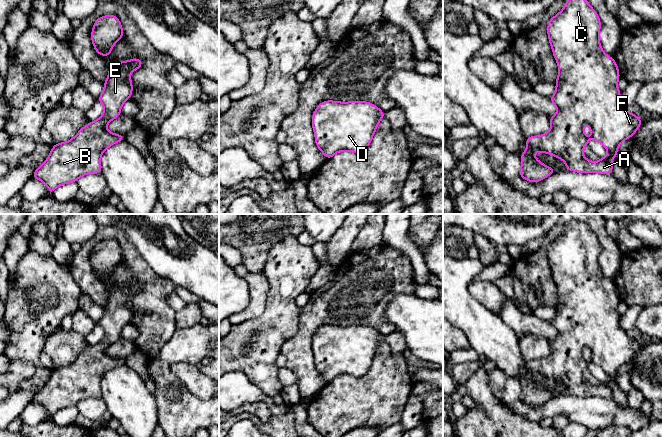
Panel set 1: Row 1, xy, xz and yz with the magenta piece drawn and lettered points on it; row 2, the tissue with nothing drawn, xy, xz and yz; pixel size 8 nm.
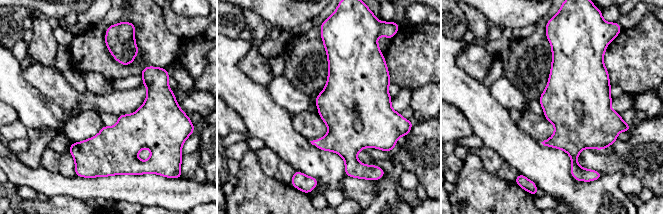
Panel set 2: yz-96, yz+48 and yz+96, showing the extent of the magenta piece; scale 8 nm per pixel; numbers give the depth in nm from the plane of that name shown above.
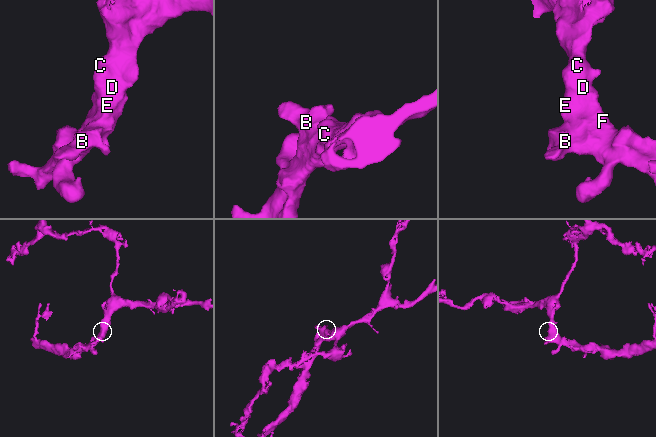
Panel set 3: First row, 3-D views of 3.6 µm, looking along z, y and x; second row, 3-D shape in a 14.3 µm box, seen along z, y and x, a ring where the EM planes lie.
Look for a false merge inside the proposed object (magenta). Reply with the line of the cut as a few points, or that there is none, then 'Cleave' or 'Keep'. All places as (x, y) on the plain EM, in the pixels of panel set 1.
No split. Keep

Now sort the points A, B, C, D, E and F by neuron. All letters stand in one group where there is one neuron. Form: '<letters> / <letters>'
A B C D E F

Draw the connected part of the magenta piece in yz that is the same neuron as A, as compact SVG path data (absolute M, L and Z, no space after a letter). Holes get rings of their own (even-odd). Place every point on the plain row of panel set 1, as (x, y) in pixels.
M571 220L564 228L563 234L552 241L548 246L547 257L553 275L553 280L558 288L559 296L555 306L556 315L549 321L558 332L555 339L550 340L551 353L547 358L529 360L526 362L527 374L521 382L521 393L519 400L532 407L537 407L555 397L553 391L545 390L538 385L533 378L542 375L545 378L553 378L557 383L562 383L566 388L566 394L578 397L602 397L609 399L613 397L611 383L618 383L616 377L619 369L640 352L642 344L640 341L630 337L620 325L621 316L617 311L620 303L619 294L614 282L606 279L599 266L601 246L597 236L590 230L589 226L578 220ZM589 348L591 351L591 363L600 366L609 376L606 381L601 381L598 386L592 386L583 380L583 372L589 368L589 363L583 357L583 350Z

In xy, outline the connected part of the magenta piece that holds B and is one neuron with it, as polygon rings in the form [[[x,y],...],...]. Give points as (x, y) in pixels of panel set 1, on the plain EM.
[[[140,282],[130,283],[119,287],[112,286],[109,290],[107,304],[103,307],[104,314],[97,322],[104,330],[100,342],[90,346],[69,365],[54,368],[45,386],[35,393],[32,402],[41,404],[49,413],[50,418],[57,411],[67,407],[76,406],[83,399],[94,397],[102,398],[101,379],[111,369],[125,364],[122,358],[113,358],[106,353],[107,347],[121,339],[121,330],[130,323],[133,310],[130,297],[141,292],[143,286]]]

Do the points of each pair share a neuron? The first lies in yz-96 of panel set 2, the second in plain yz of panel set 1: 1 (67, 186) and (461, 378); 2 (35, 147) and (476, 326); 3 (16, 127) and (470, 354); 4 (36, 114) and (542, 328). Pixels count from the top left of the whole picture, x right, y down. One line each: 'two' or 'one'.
1: two
2: two
3: one
4: two

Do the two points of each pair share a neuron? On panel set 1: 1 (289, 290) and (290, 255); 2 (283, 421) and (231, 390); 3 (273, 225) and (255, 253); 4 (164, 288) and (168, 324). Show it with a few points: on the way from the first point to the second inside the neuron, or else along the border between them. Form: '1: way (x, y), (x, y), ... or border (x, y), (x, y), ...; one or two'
1: way (288, 281), (288, 264); one
2: way (274, 407), (265, 398), (245, 392); one
3: way (266, 232), (255, 243), (255, 246); one
4: way (162, 297), (162, 315); one

